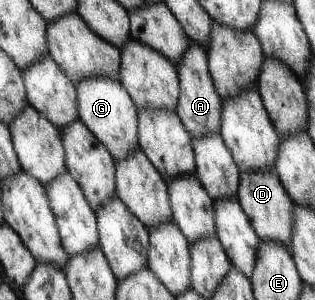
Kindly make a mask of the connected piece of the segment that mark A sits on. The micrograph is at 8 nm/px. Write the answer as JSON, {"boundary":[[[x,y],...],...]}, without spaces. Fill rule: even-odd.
{"boundary":[[[189,40],[187,54],[180,59],[176,68],[178,68],[179,83],[182,85],[182,93],[179,96],[178,106],[175,108],[176,114],[192,137],[218,134],[222,128],[224,98],[220,96],[212,80],[207,50],[196,41]]]}

